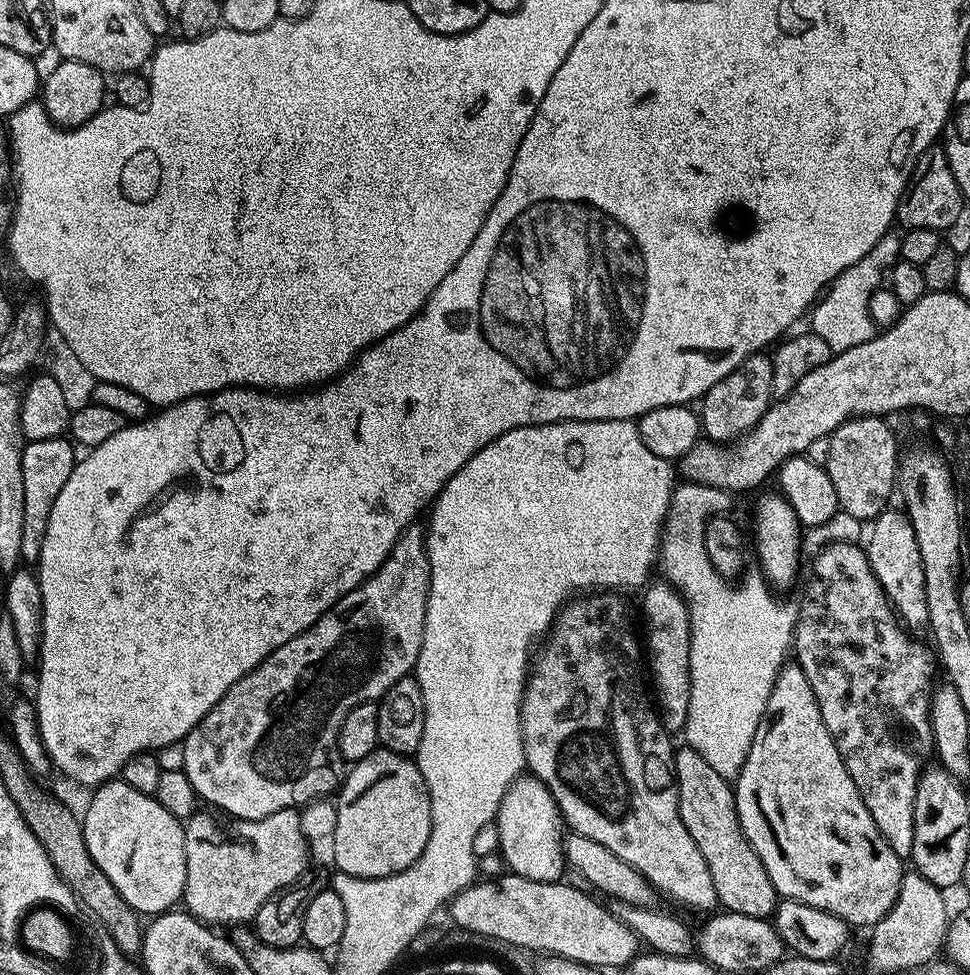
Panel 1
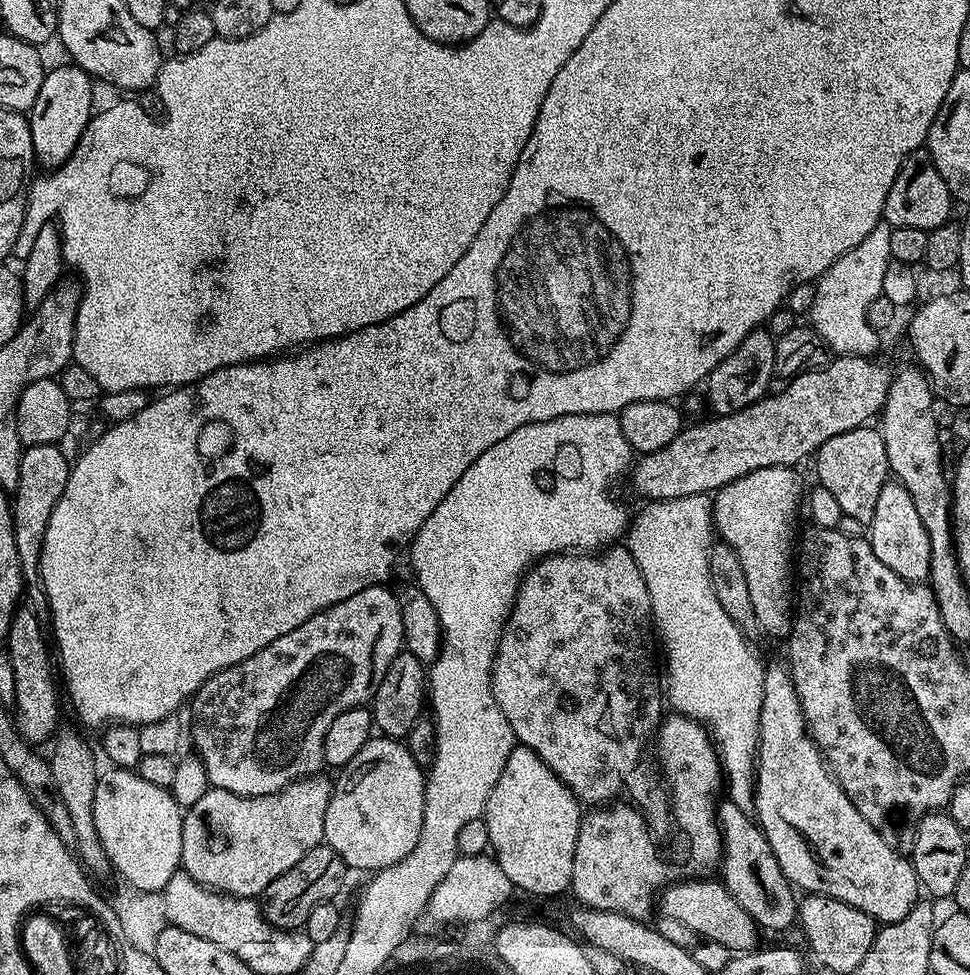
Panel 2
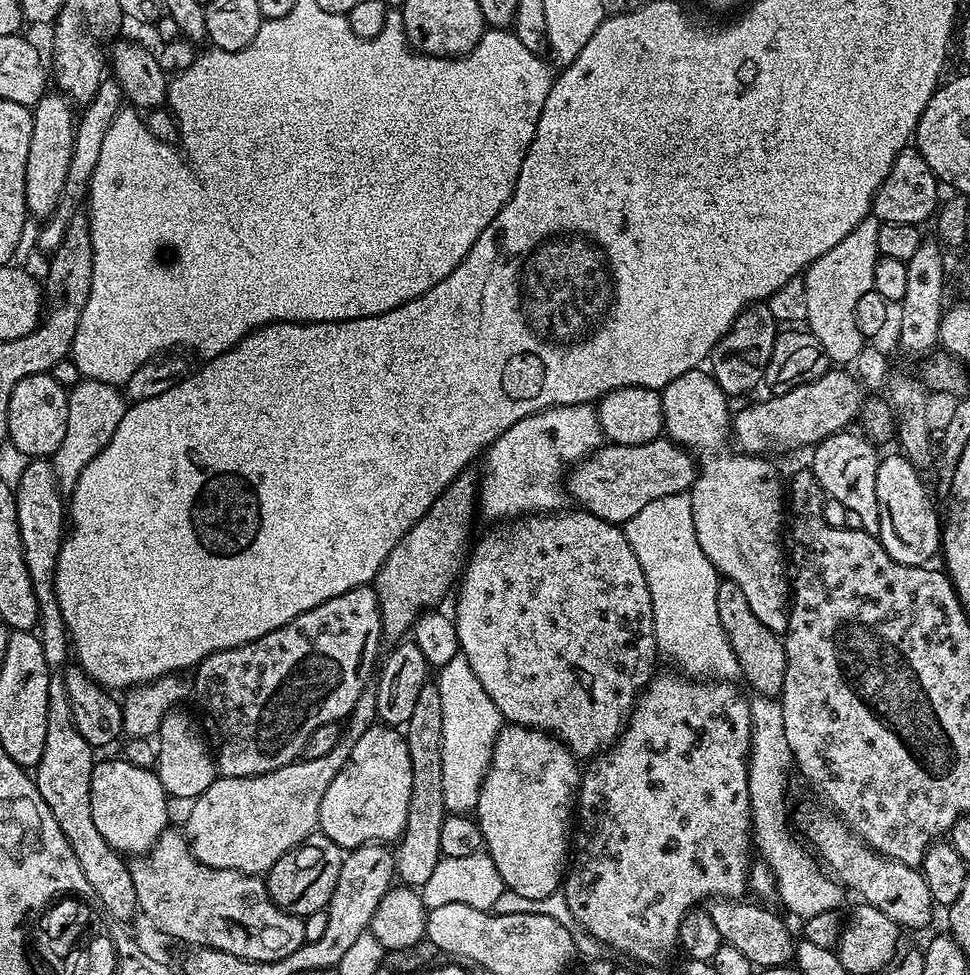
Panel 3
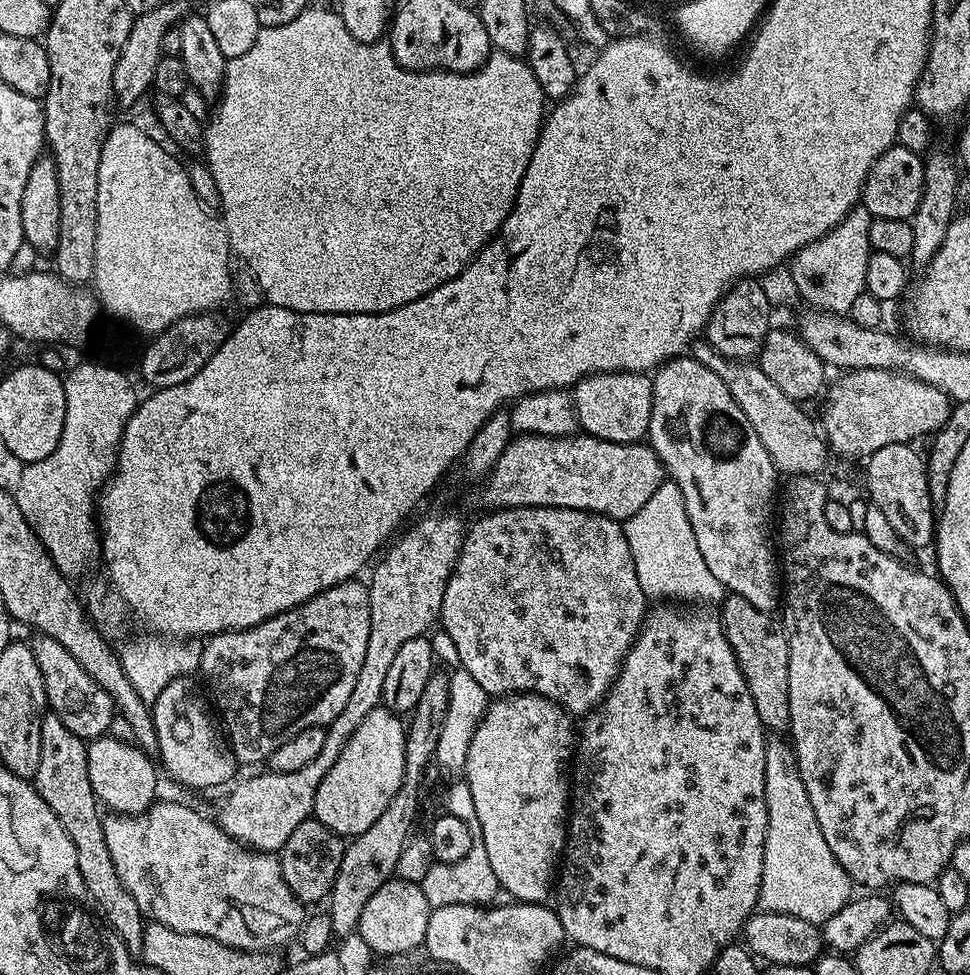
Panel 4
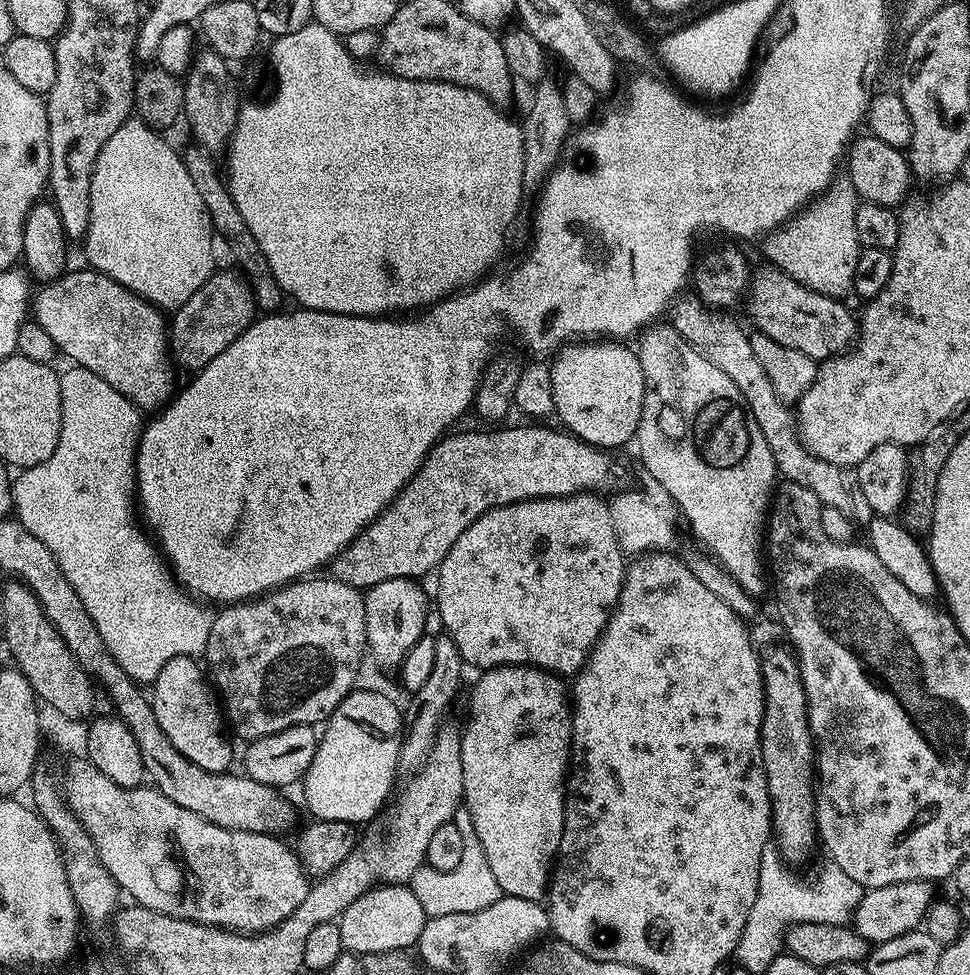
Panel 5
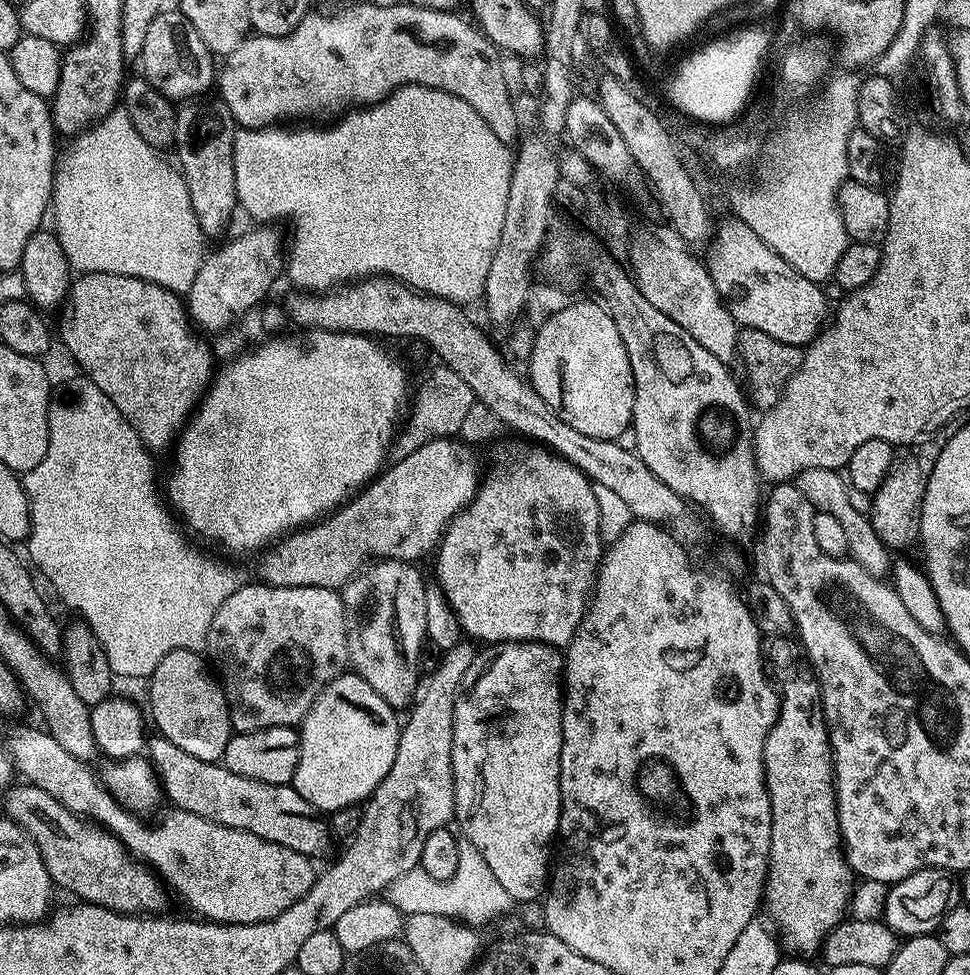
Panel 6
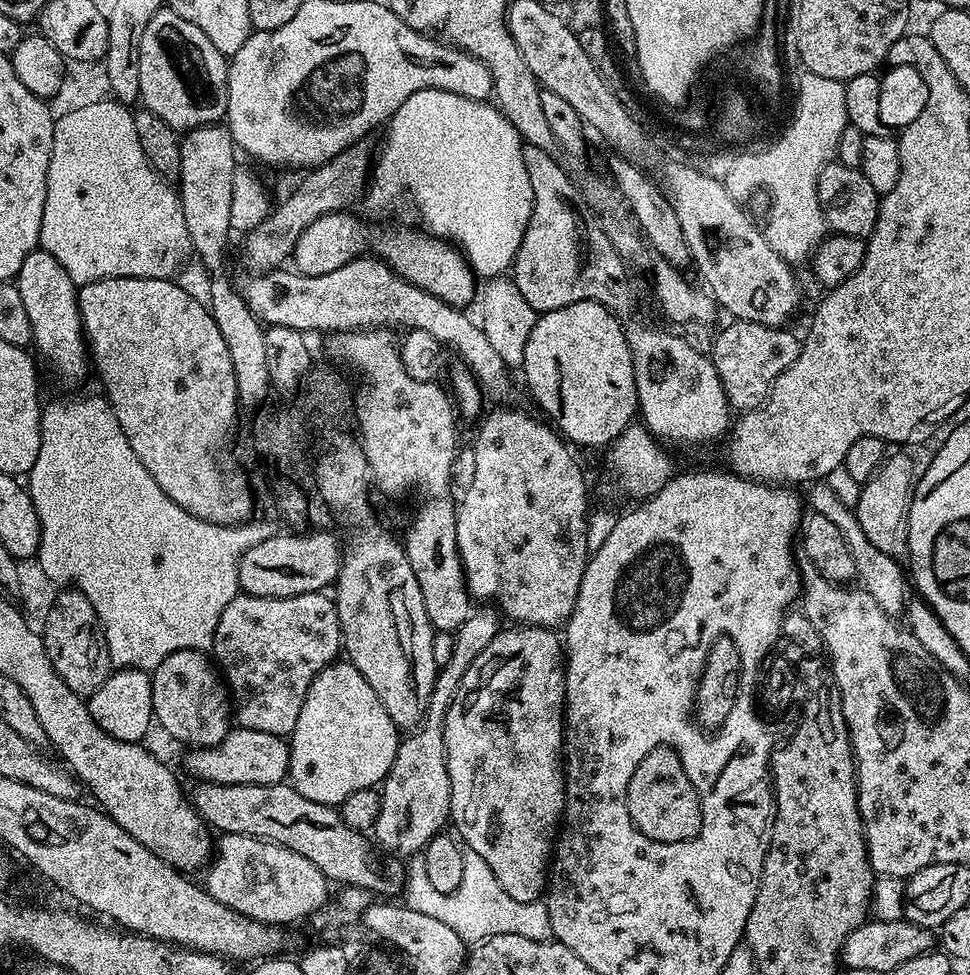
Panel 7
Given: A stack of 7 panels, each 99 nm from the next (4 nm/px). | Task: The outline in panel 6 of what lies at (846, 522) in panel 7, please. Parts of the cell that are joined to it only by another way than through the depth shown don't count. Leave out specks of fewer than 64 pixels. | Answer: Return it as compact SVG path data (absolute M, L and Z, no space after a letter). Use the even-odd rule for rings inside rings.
M811 468L810 470L802 470L795 476L794 483L798 490L802 490L802 494L806 494L806 498L810 498L816 512L831 514L841 523L842 530L846 530L847 555L851 559L856 560L866 570L870 570L878 577L883 577L891 569L893 557L890 555L889 548L882 542L882 538L878 538L878 530L874 530L871 519L865 513L863 516L859 506L852 501L853 493L850 491L850 485L837 469Z

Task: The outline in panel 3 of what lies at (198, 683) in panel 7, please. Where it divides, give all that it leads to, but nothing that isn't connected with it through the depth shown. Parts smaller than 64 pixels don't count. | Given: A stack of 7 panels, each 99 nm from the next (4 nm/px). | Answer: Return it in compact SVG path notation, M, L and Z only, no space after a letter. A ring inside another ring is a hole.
M171 710L161 722L158 733L158 751L154 771L169 797L191 802L200 796L218 778L213 745L208 744L204 732L192 721L188 712Z

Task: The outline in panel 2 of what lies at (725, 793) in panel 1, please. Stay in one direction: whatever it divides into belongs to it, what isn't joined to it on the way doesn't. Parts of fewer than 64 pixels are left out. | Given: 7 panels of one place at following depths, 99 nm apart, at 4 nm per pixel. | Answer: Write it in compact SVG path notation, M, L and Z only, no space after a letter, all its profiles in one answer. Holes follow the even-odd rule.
M729 800L721 801L717 805L717 823L722 839L722 883L730 890L735 901L750 914L757 927L766 932L770 930L783 933L790 930L798 918L798 898L793 885L782 874L760 825L749 813L740 810Z

